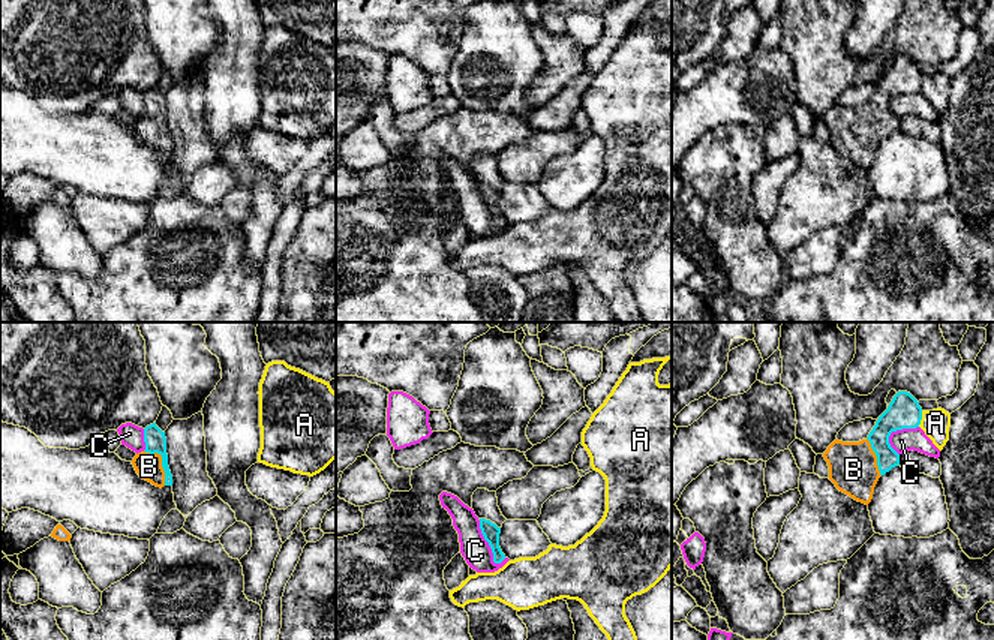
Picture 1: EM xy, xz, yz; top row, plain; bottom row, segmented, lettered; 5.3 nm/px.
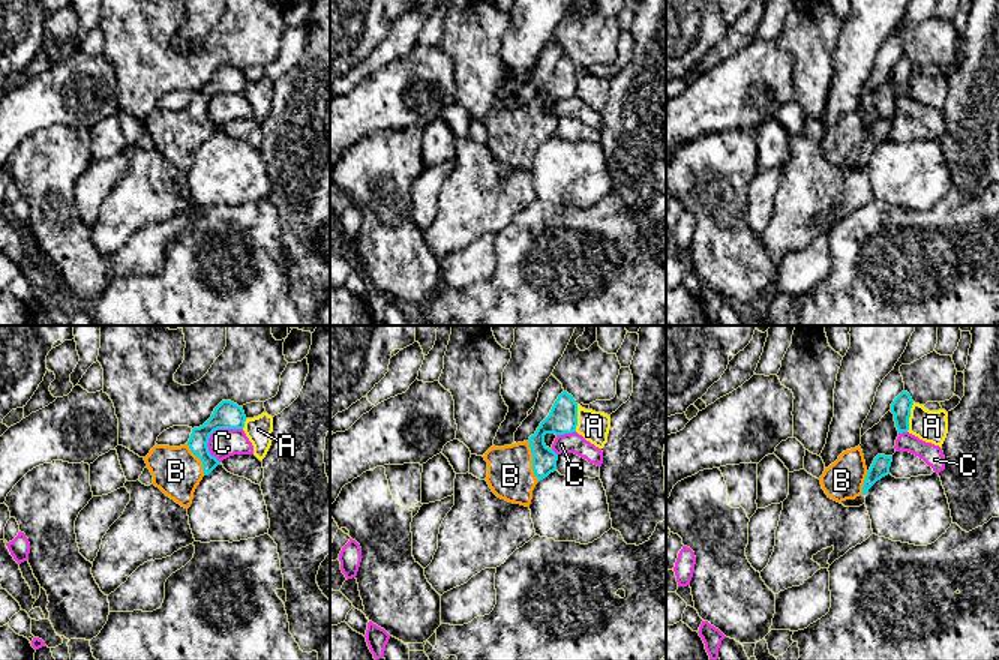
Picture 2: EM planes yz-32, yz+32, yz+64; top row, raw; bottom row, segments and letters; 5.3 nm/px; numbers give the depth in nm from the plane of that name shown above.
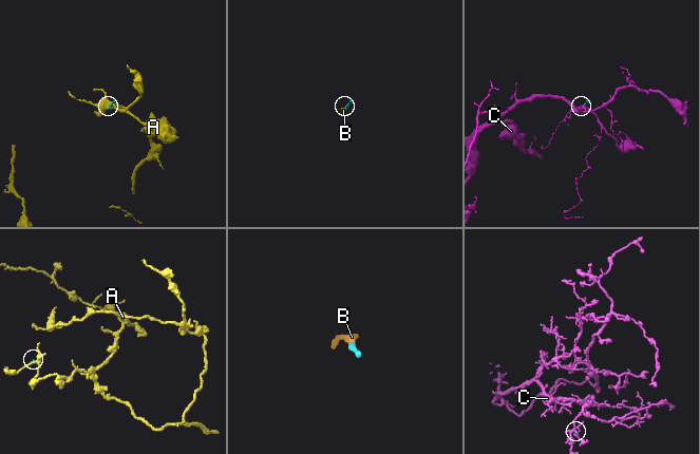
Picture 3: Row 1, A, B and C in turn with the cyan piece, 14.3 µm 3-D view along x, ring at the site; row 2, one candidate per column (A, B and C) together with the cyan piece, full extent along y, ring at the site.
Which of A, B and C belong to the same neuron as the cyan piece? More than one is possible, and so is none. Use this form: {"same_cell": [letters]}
{"same_cell": ["B"]}

